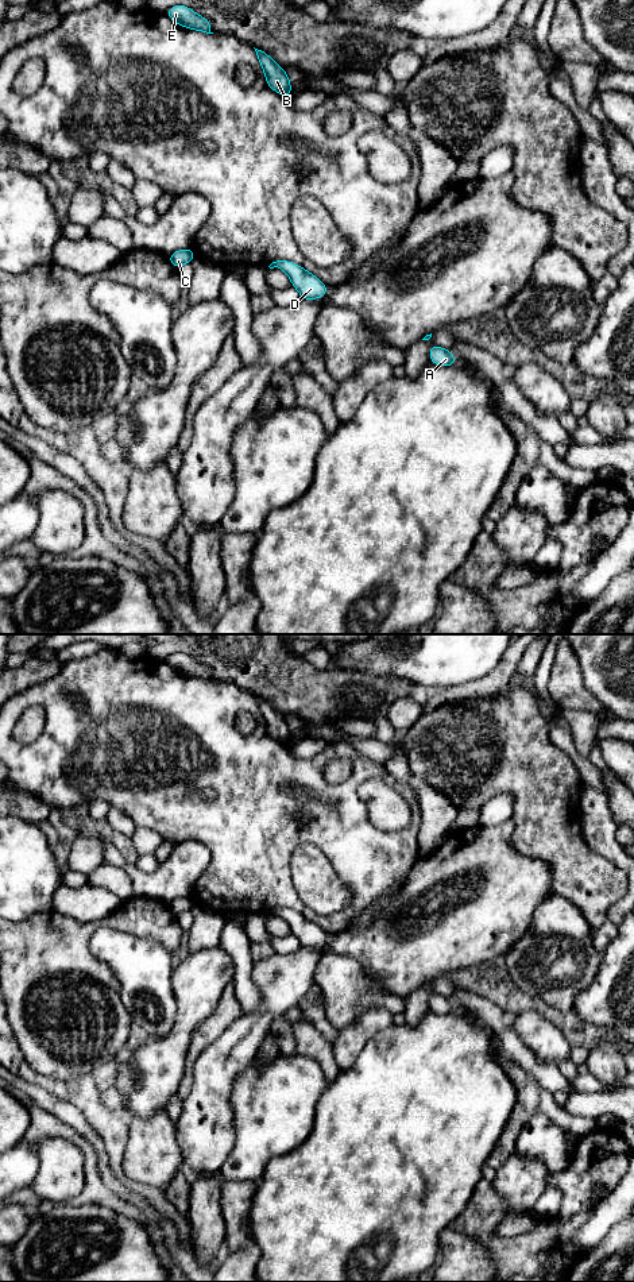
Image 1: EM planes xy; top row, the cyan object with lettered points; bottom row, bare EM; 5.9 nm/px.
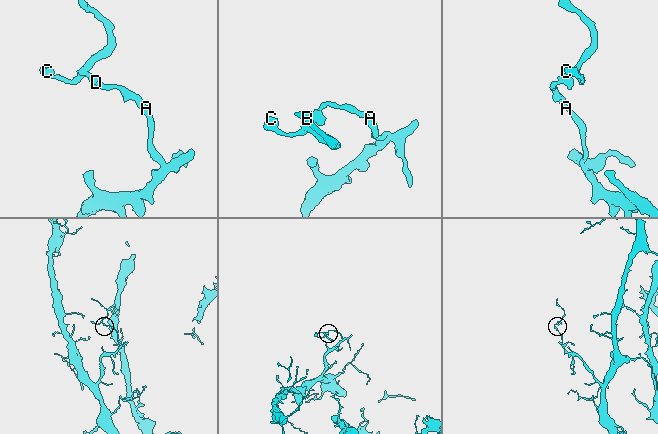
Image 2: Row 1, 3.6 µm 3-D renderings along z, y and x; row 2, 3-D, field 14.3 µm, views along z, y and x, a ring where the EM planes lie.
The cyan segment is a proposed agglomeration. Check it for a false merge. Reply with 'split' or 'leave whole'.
leave whole

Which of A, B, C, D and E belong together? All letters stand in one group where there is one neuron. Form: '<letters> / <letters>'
A B C D E

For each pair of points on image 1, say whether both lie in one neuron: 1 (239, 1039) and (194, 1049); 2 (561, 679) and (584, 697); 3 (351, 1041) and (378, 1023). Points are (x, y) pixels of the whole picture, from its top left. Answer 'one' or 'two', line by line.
1: two
2: one
3: one

